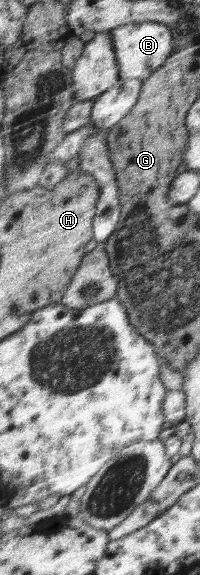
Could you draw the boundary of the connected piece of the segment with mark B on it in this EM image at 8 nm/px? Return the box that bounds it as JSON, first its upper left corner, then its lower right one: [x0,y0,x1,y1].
[112,21,175,80]

